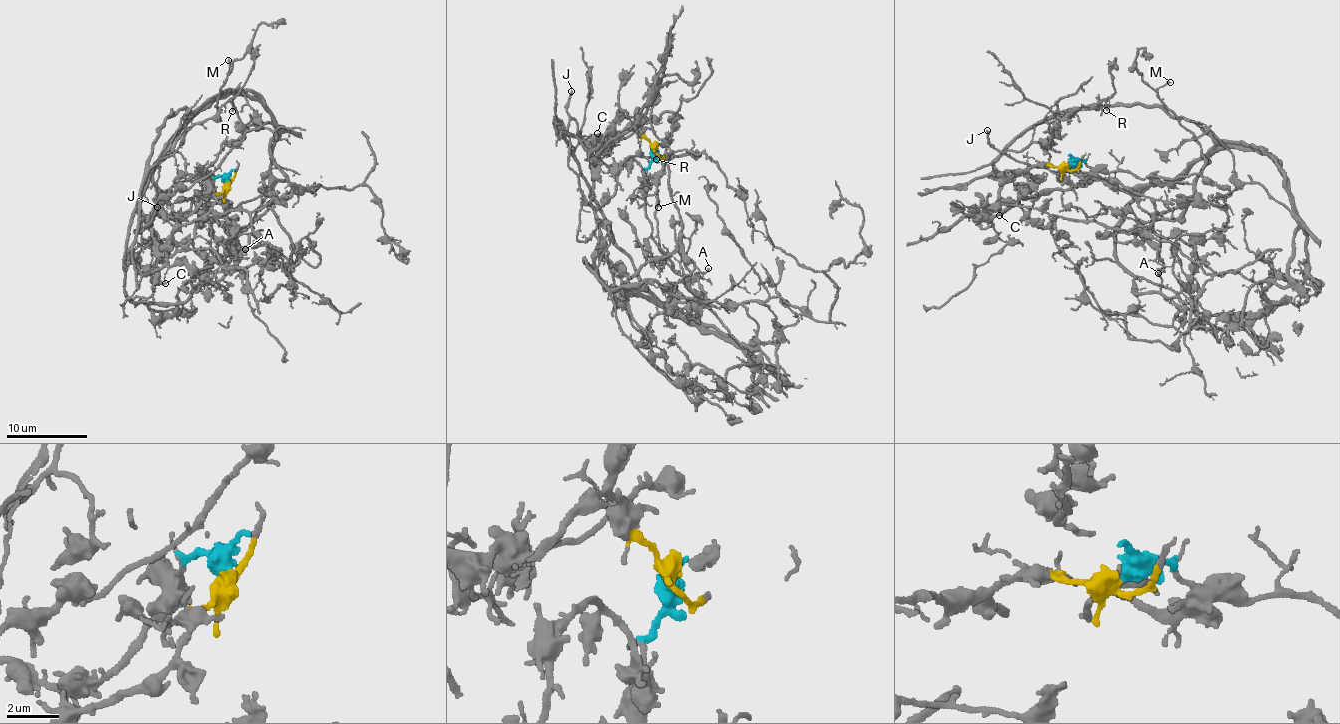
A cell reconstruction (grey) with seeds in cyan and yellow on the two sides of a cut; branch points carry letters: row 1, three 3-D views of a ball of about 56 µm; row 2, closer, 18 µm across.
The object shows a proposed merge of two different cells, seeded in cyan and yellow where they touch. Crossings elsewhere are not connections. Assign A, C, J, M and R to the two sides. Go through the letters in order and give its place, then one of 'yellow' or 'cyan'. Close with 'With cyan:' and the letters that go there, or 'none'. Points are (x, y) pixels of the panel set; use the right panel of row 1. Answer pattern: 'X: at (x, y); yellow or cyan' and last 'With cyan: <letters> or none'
A: at (1158, 273); cyan
C: at (999, 215); yellow
J: at (987, 130); cyan
M: at (1170, 82); cyan
R: at (1106, 110); yellow
With cyan: A, J, M

